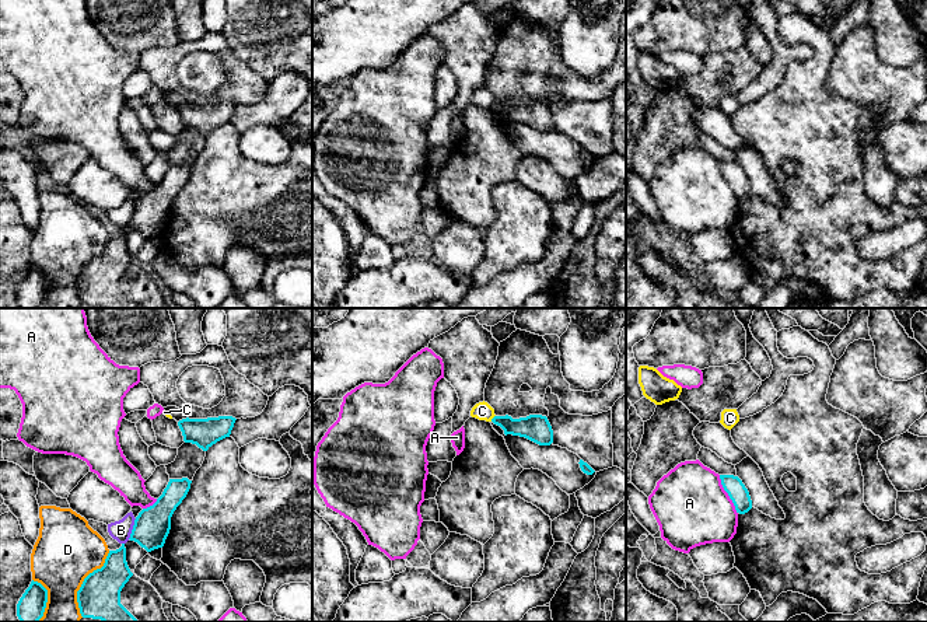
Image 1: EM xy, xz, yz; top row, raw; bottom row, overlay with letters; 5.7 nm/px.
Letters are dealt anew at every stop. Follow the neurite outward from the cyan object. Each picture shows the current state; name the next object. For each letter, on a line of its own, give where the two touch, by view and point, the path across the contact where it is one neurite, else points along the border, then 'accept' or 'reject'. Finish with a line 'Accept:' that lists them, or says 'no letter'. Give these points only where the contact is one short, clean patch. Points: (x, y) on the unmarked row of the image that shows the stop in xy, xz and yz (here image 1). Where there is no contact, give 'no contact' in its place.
A: contact yz (728, 181); border yz (719, 161), (720, 170), (737, 199); reject
B: contact xy (133, 215); border xy (136, 205), (128, 224); reject
C: contact xz (493, 104); border xz (495, 101), (490, 107); reject
D: contact xy (83, 268); reject
Accept: no letter

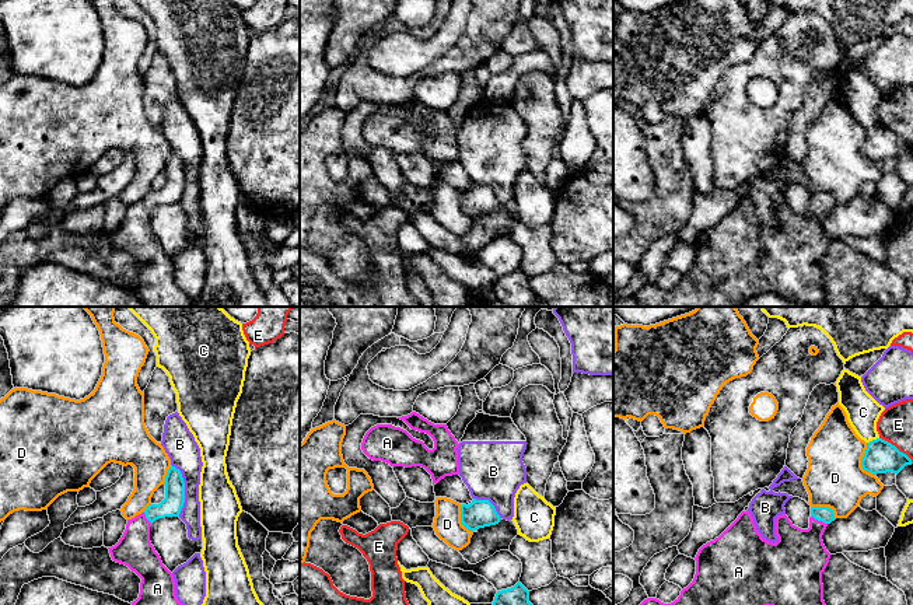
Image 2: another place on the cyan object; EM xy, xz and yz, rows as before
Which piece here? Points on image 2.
A: contact yz (819, 206); way yz (825, 200), (819, 206), (817, 216), (798, 244); accept
B: contact xy (184, 175); reject
C: contact yz (873, 126); reject
D: contact yz (861, 147); reject
E: contact yz (895, 133); reject
Accept: A

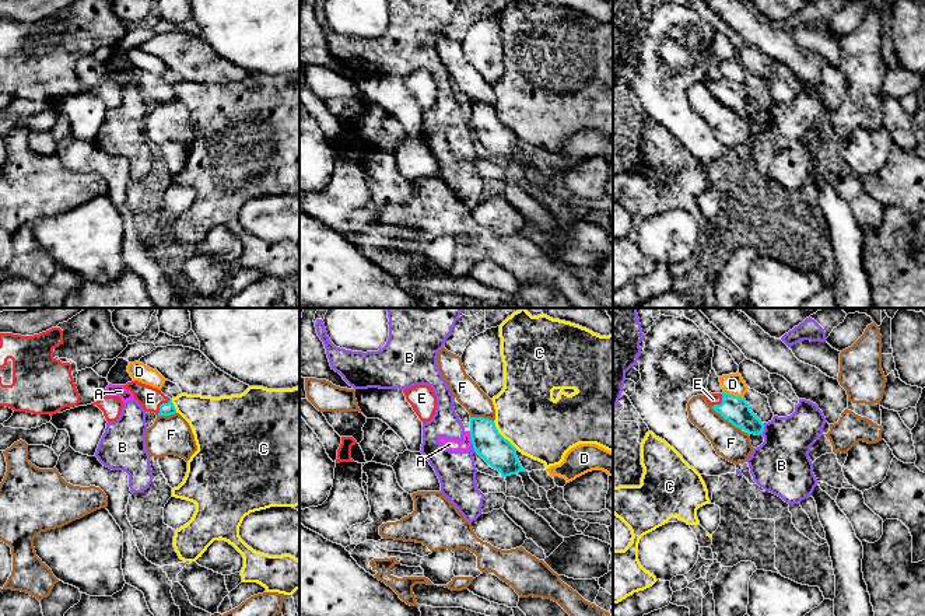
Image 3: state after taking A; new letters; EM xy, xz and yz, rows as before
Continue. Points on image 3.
A: contact xz (470, 123); border xz (469, 118), (472, 129); reject
B: contact yz (763, 115); border yz (764, 109), (764, 115), (759, 121); reject
C: contact xz (501, 122); reject
D: contact yz (733, 81); border yz (724, 77), (743, 84); reject
E: contact xy (161, 91); way xy (165, 95), (161, 91), (150, 84); accept
F: contact yz (726, 105); reject
Accept: E

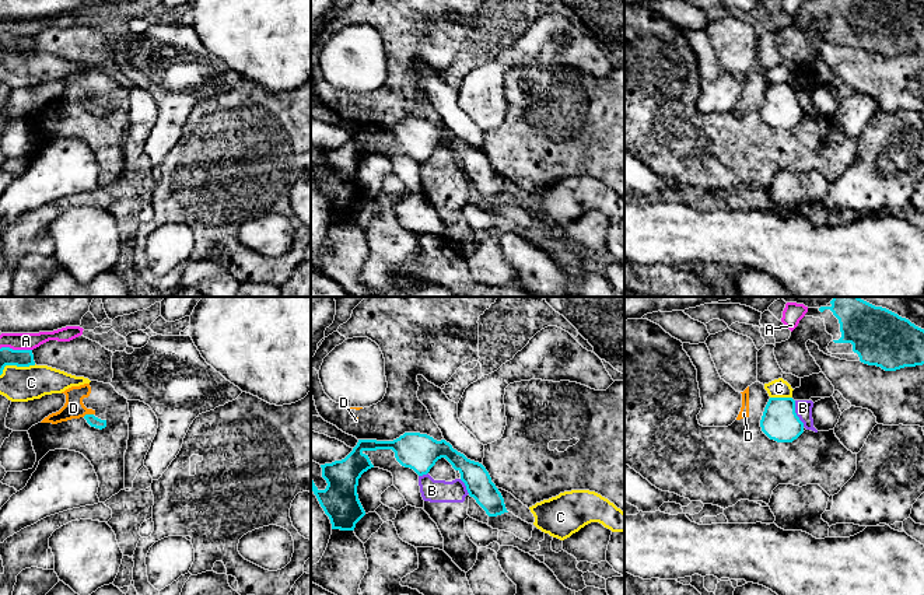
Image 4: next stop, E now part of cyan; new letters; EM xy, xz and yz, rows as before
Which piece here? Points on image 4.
A: contact xy (16, 37); reject
B: contact yz (795, 100); border yz (794, 87), (794, 98), (804, 112); reject
C: contact yz (781, 84); reject
D: contact xy (87, 101); border xy (93, 100), (83, 102); reject
Accept: no letter

